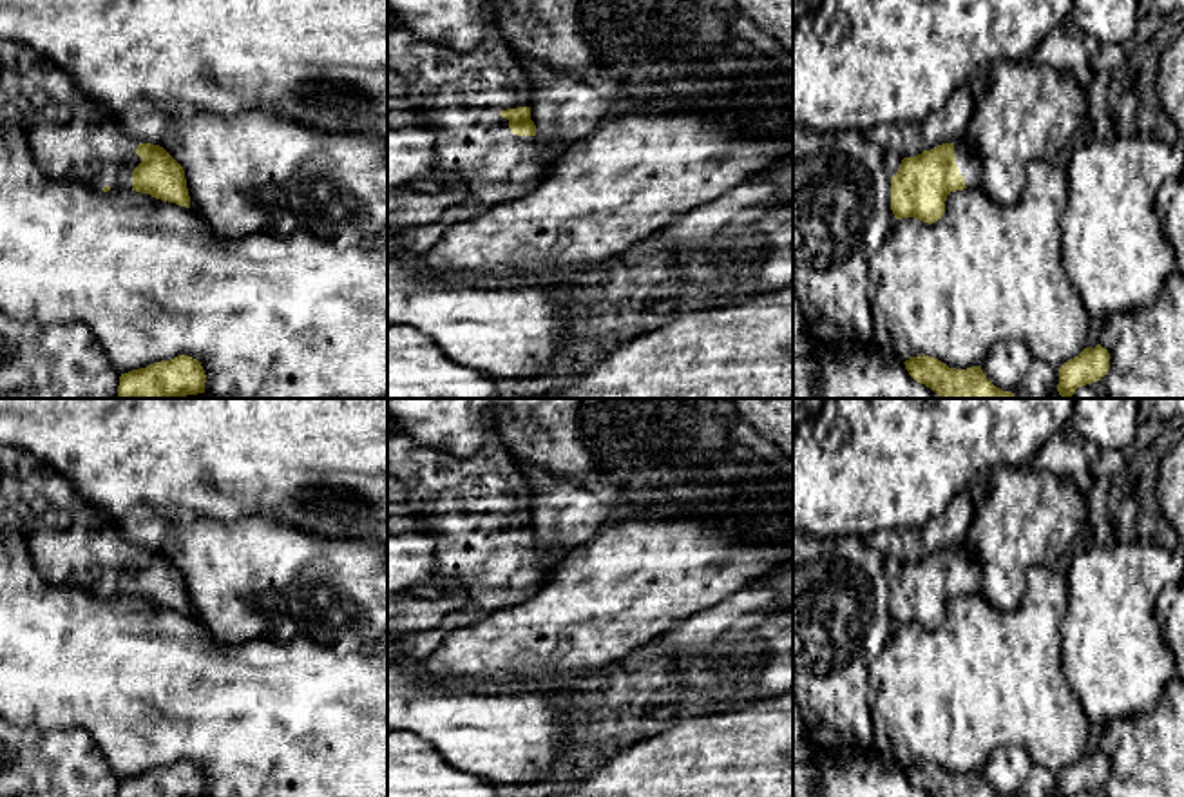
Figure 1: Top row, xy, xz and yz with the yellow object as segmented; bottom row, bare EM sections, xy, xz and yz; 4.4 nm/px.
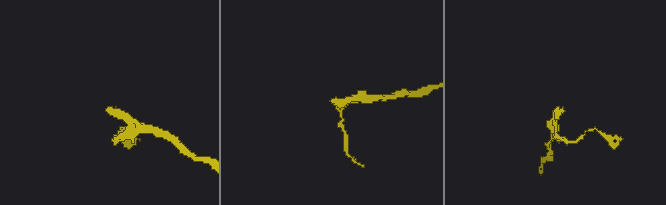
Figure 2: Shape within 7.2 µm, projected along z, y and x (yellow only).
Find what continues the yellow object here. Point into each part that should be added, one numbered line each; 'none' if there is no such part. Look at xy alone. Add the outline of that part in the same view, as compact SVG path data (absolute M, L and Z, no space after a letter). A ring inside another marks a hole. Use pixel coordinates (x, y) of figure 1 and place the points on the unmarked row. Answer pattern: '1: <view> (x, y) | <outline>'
1: xy (71, 542) | M0 444L0 531L13 531L29 547L29 556L49 585L78 585L94 594L132 594L132 576L141 569L132 549L119 534L116 522L78 496L69 482L36 455Z

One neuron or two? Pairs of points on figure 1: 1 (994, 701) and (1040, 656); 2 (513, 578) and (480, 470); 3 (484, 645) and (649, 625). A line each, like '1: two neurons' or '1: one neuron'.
1: one neuron
2: one neuron
3: one neuron

